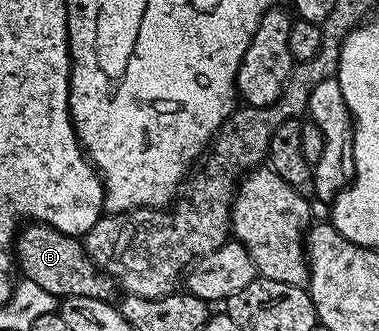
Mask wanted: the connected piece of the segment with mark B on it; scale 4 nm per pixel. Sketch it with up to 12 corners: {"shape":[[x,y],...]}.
{"shape":[[34,221],[16,267],[57,297],[115,298],[83,240]]}

